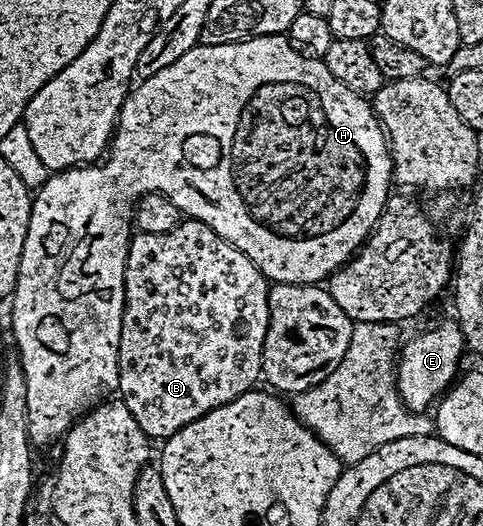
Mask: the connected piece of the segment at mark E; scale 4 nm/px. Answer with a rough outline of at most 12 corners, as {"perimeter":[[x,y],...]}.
{"perimeter":[[452,318],[404,340],[397,391],[418,413],[458,378],[466,351]]}

